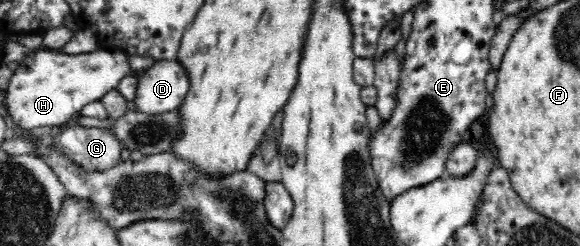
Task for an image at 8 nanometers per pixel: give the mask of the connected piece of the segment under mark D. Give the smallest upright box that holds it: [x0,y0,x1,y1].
[131,59,191,114]

